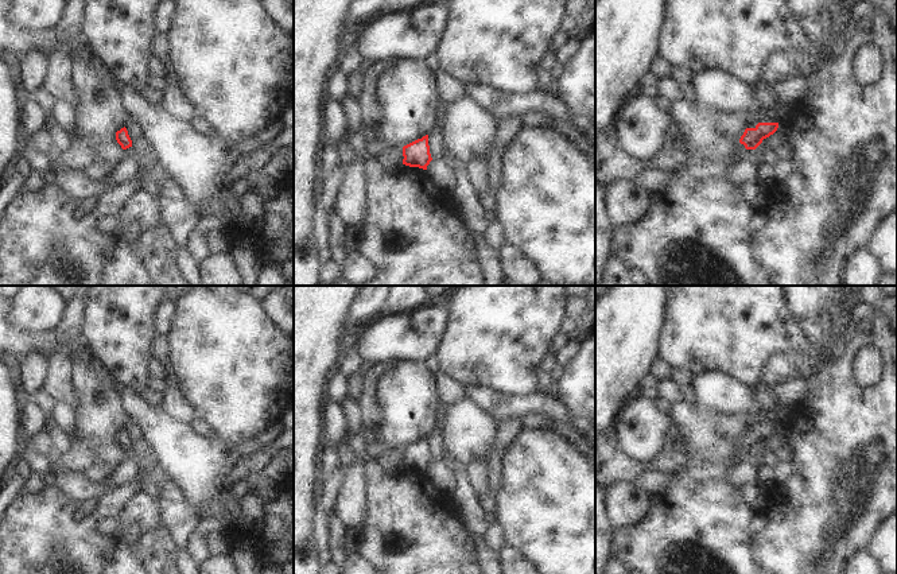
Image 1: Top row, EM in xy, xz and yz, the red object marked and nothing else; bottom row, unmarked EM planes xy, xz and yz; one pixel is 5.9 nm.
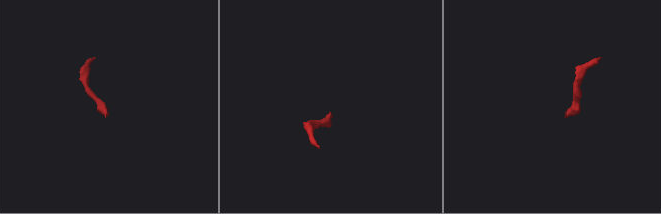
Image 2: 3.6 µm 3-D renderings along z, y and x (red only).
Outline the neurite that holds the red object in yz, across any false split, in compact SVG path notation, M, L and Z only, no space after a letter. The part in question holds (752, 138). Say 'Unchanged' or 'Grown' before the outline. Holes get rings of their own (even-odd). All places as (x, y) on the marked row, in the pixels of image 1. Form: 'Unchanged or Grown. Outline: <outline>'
Grown. Outline: M758 123L754 128L746 128L734 150L735 158L752 155L764 139L773 135L778 128L778 123Z

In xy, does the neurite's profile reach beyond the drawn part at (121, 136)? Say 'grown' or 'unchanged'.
grown

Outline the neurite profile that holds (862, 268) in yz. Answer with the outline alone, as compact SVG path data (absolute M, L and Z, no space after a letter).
M866 245L846 260L842 280L847 286L877 286L882 274L879 259Z

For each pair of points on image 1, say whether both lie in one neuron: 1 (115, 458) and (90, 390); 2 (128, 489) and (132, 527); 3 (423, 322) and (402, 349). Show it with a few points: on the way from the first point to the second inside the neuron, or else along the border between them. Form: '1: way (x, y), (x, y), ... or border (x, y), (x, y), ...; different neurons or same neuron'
1: way (100, 441), (98, 407); same neuron
2: border (139, 491), (115, 516); different neurons
3: way (420, 329), (407, 342); same neuron

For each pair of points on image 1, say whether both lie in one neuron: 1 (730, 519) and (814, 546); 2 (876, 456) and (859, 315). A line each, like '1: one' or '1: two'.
1: two
2: two

